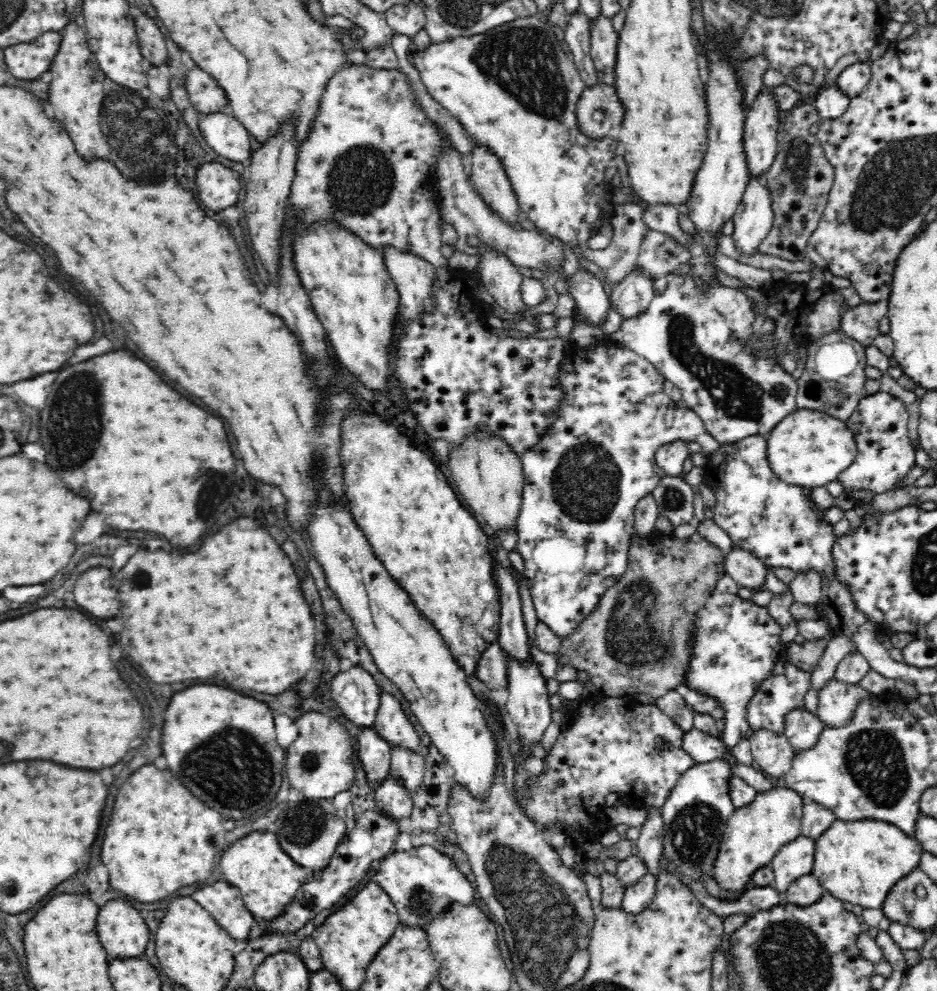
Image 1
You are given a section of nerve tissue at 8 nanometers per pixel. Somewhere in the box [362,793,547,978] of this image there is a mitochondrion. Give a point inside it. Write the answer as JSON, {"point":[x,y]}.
{"point":[419,904]}

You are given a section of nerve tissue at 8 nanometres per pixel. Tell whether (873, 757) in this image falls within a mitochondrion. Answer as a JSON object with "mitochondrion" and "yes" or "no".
{"mitochondrion":"yes"}

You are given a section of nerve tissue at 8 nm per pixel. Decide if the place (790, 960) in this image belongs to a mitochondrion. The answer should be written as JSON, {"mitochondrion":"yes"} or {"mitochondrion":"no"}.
{"mitochondrion":"yes"}

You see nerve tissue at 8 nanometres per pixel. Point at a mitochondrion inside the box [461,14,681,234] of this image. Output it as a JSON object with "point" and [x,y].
{"point":[522,61]}

